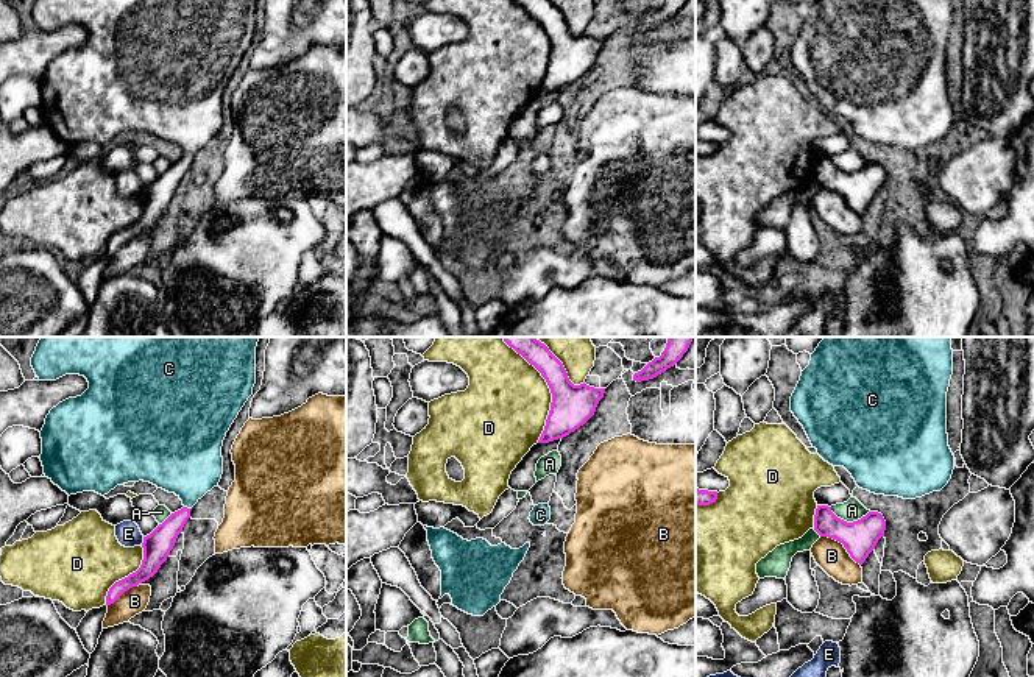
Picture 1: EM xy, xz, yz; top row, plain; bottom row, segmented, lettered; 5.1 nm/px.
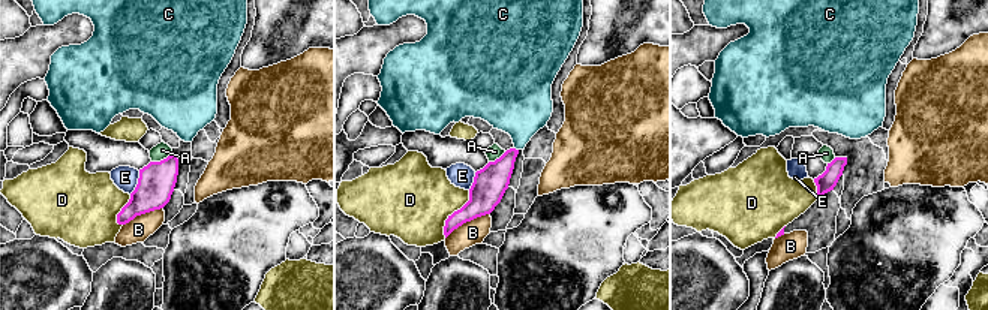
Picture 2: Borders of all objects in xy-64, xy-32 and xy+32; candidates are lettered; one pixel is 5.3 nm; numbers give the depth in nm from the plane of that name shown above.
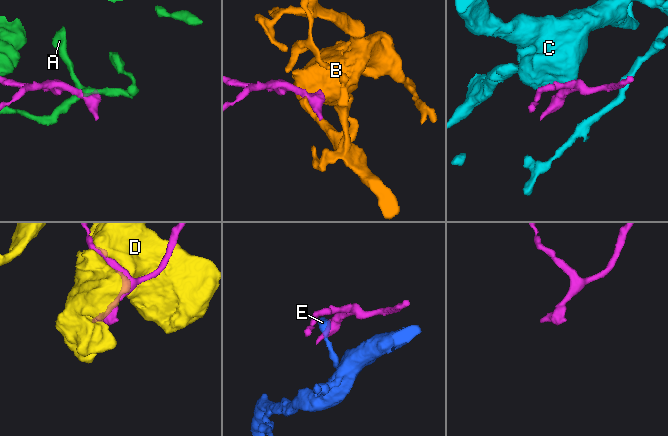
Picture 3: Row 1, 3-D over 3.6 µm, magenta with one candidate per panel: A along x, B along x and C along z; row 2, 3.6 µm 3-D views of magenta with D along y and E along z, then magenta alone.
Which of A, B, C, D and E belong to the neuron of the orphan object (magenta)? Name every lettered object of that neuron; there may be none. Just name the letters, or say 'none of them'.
C

